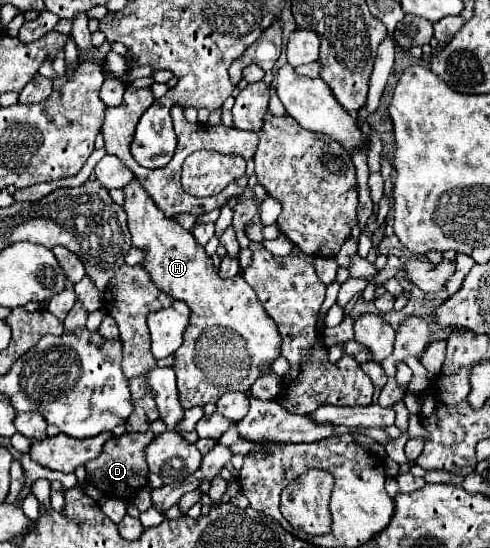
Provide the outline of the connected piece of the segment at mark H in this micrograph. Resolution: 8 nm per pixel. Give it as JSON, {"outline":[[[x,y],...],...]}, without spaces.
{"outline":[[[132,180],[124,188],[124,196],[126,196],[124,210],[128,214],[132,246],[144,250],[146,254],[140,266],[148,270],[156,288],[160,288],[174,300],[186,302],[190,308],[190,322],[188,328],[184,330],[184,344],[174,352],[174,366],[172,366],[172,370],[176,372],[182,408],[188,410],[192,406],[206,406],[208,402],[216,402],[220,394],[224,394],[226,390],[246,392],[256,378],[270,372],[270,362],[280,356],[280,334],[276,324],[272,322],[272,318],[268,318],[248,282],[244,282],[240,274],[236,278],[222,280],[204,246],[200,246],[192,236],[192,232],[184,230],[174,218],[166,218],[138,180]]]}

